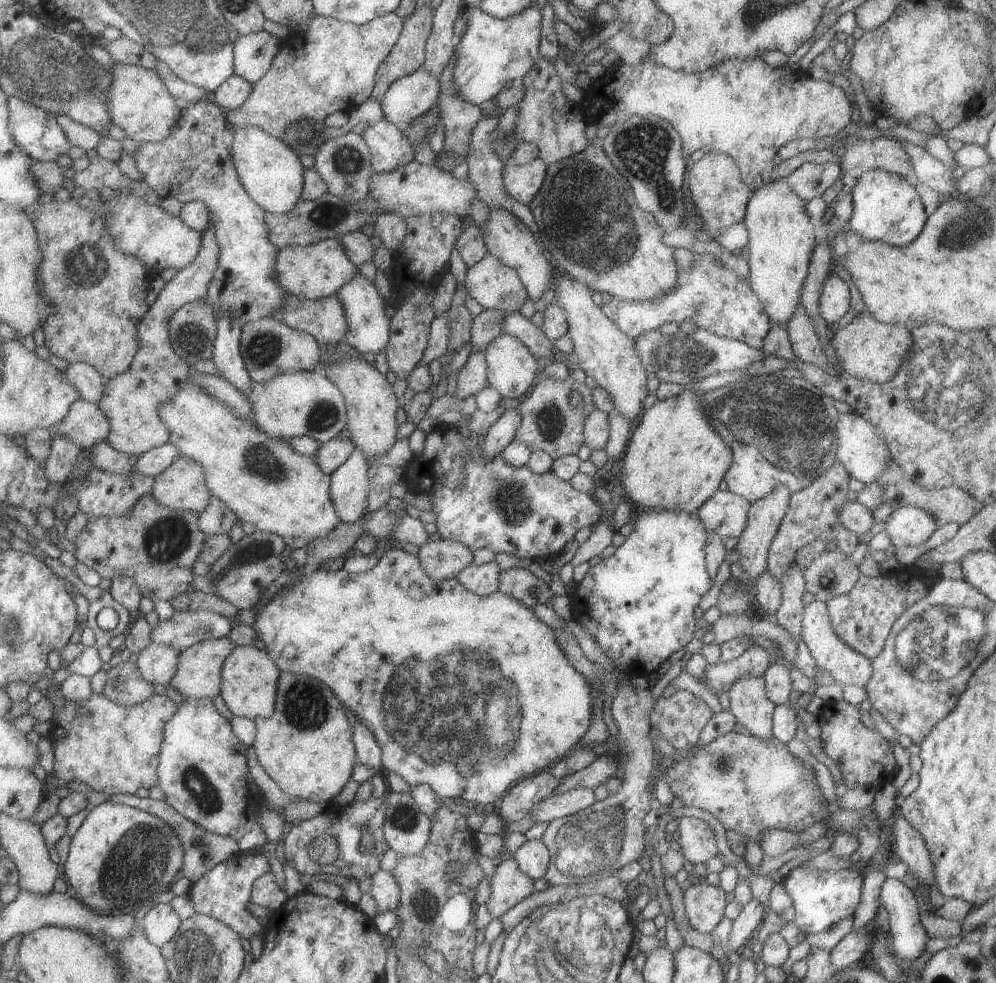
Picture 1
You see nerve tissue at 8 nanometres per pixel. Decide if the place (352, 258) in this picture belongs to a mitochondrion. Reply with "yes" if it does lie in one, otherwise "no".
no

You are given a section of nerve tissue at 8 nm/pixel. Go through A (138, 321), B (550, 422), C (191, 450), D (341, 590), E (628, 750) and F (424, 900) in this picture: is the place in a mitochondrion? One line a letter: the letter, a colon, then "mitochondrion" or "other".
A: other
B: mitochondrion
C: other
D: other
E: other
F: mitochondrion

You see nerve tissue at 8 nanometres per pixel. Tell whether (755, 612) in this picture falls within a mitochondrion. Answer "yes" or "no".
no

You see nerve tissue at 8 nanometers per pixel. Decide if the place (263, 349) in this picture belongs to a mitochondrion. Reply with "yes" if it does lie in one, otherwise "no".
yes

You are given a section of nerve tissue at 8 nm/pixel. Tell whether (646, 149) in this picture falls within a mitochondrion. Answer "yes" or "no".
yes

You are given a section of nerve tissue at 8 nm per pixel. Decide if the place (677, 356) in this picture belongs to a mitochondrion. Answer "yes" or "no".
yes

